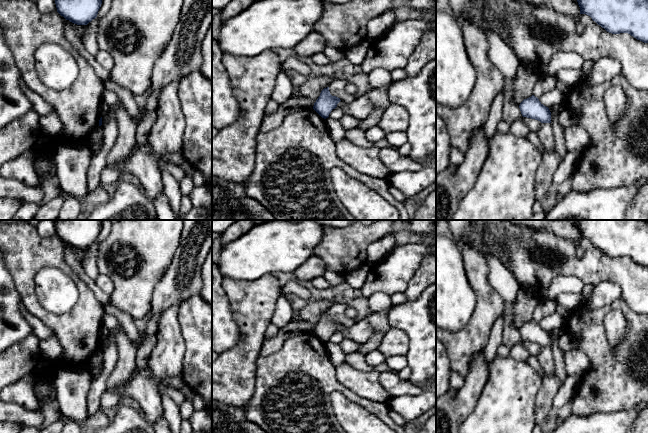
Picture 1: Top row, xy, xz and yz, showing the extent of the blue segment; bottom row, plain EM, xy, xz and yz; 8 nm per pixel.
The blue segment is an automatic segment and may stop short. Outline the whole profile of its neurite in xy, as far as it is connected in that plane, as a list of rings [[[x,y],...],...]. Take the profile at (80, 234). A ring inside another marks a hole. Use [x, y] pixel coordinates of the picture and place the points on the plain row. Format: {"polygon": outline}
{"polygon": [[[56,220],[57,236],[66,244],[87,249],[97,241],[102,228],[102,220]]]}

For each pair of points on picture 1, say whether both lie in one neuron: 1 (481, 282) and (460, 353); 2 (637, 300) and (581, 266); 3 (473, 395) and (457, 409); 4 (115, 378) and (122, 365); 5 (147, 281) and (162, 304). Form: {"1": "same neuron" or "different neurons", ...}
{"1": "same neuron", "2": "same neuron", "3": "same neuron", "4": "same neuron", "5": "different neurons"}

